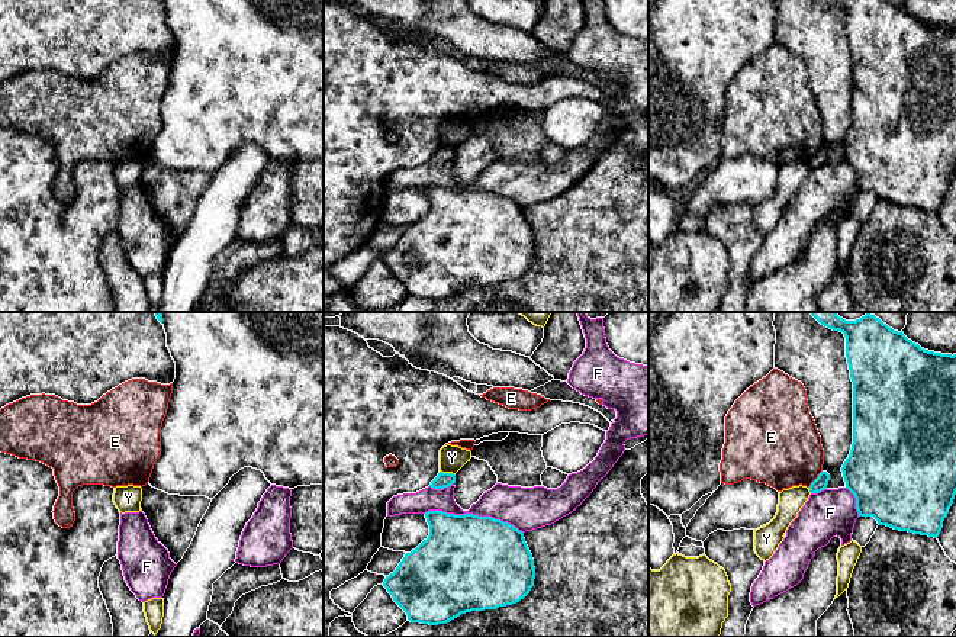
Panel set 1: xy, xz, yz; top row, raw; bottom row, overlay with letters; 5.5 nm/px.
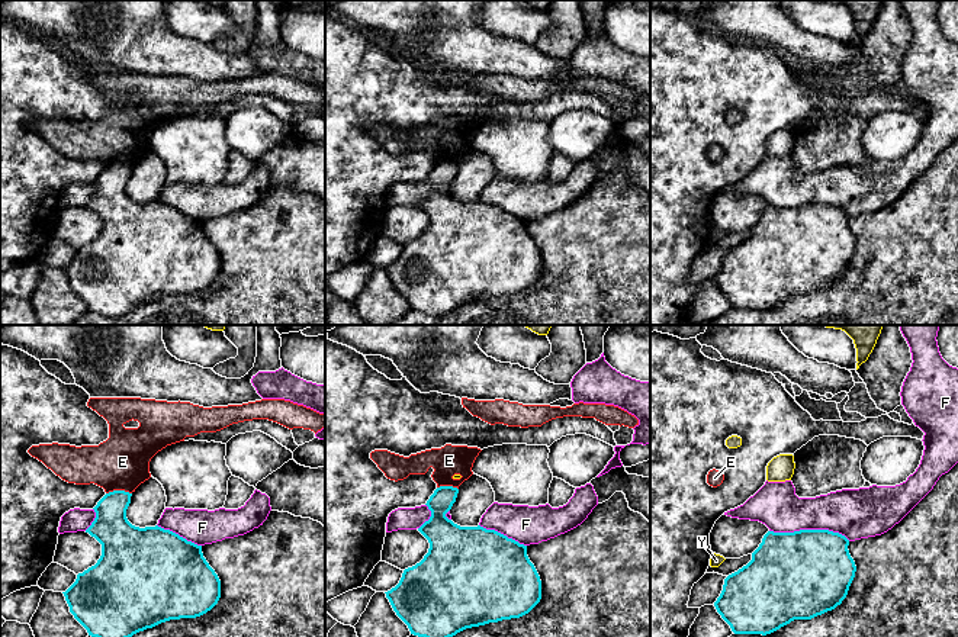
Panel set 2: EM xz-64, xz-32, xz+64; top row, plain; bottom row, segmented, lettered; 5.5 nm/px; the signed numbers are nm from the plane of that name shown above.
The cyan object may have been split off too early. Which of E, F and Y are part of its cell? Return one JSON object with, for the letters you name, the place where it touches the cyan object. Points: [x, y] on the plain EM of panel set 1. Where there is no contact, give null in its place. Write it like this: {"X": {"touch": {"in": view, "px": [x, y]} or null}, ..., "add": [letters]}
{"add": []}

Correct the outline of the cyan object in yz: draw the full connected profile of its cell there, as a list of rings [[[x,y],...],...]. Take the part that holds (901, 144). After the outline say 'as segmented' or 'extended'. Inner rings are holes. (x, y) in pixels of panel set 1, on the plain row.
[[[888,0],[824,1],[840,6],[846,12],[846,32],[853,57],[853,119],[841,147],[846,163],[856,173],[859,192],[873,192],[879,200],[937,213],[956,170],[956,29],[952,30],[924,25],[908,15],[902,6],[894,6]]] | as segmented

